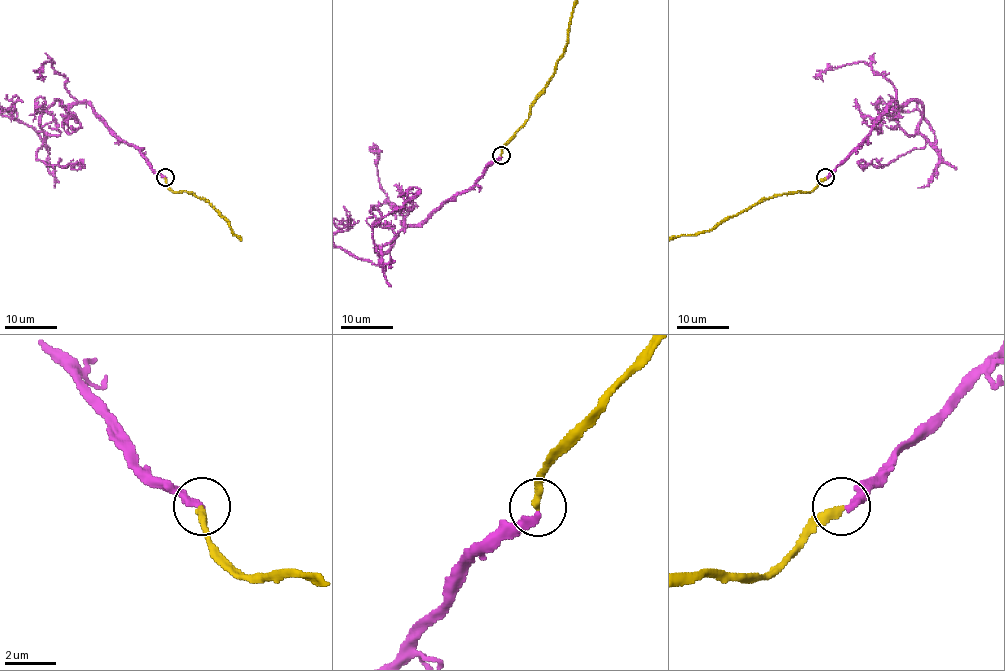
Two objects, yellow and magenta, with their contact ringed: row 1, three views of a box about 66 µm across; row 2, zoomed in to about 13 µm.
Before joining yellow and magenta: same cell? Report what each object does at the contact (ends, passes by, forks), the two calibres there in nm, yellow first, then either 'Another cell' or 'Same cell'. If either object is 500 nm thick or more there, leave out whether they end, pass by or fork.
At the ring yellow ends. At the ring magenta ends. Thickness 300 nm (yellow) against 280 nm. Same cell

